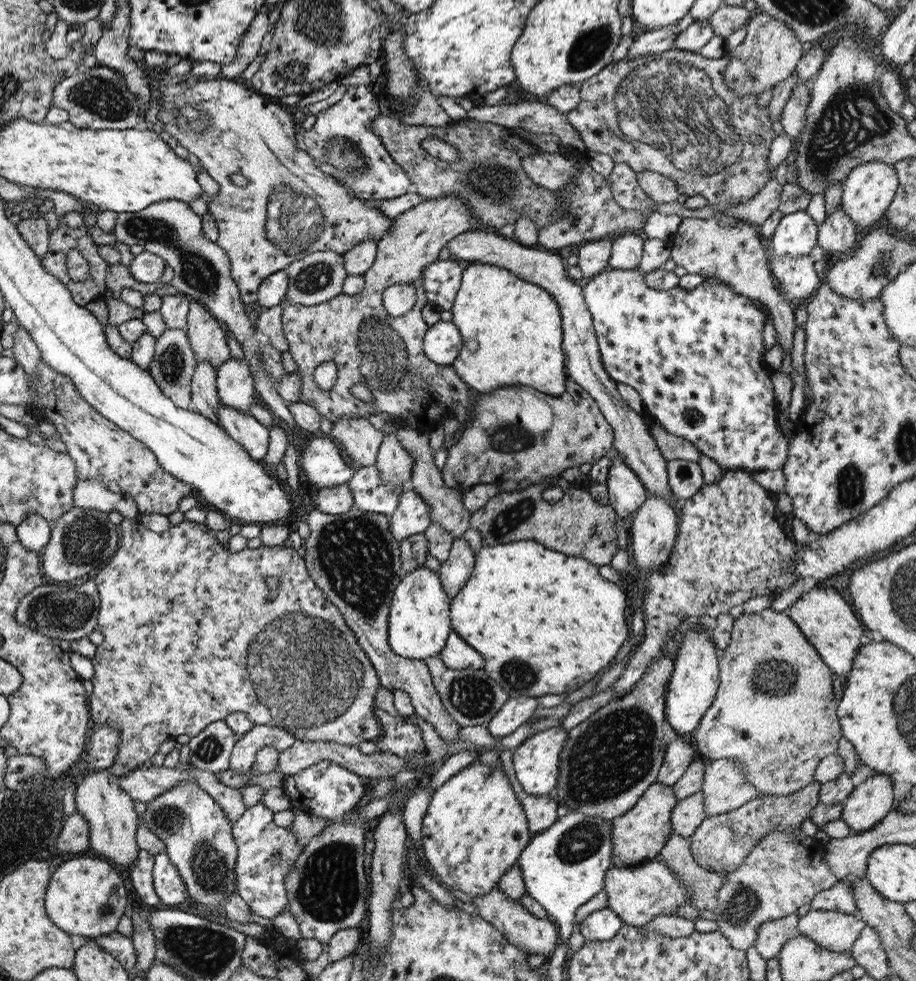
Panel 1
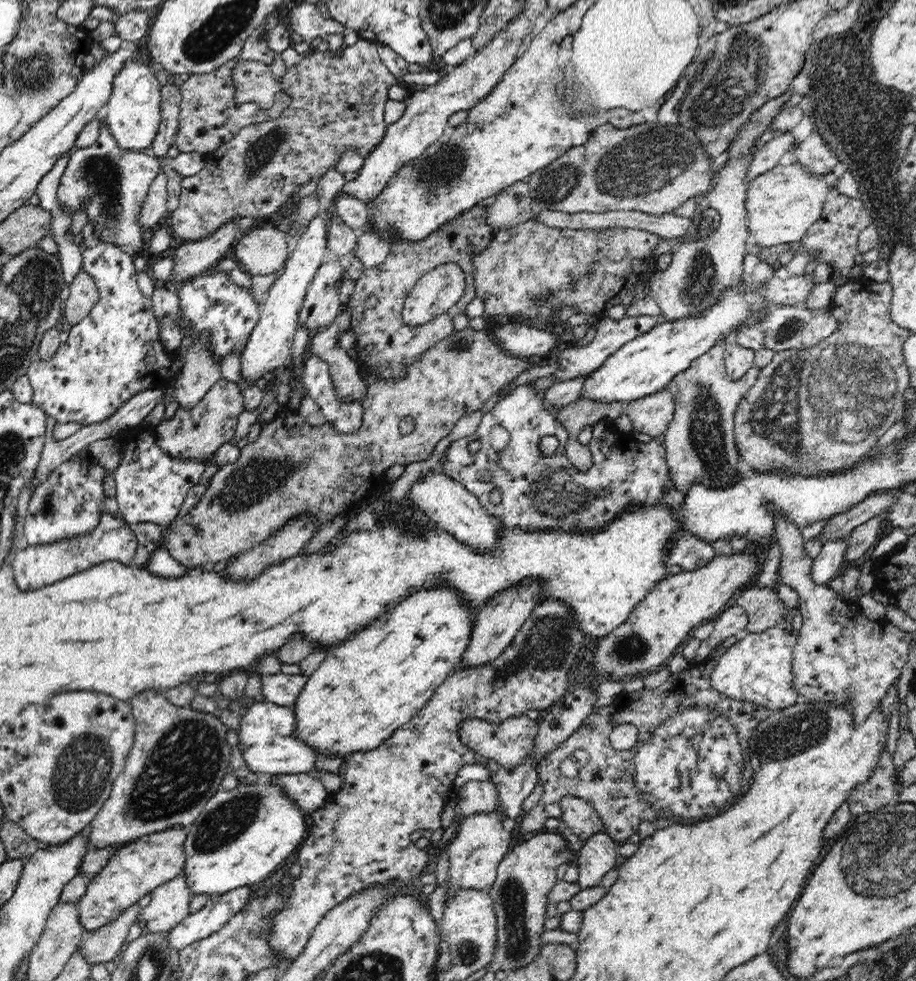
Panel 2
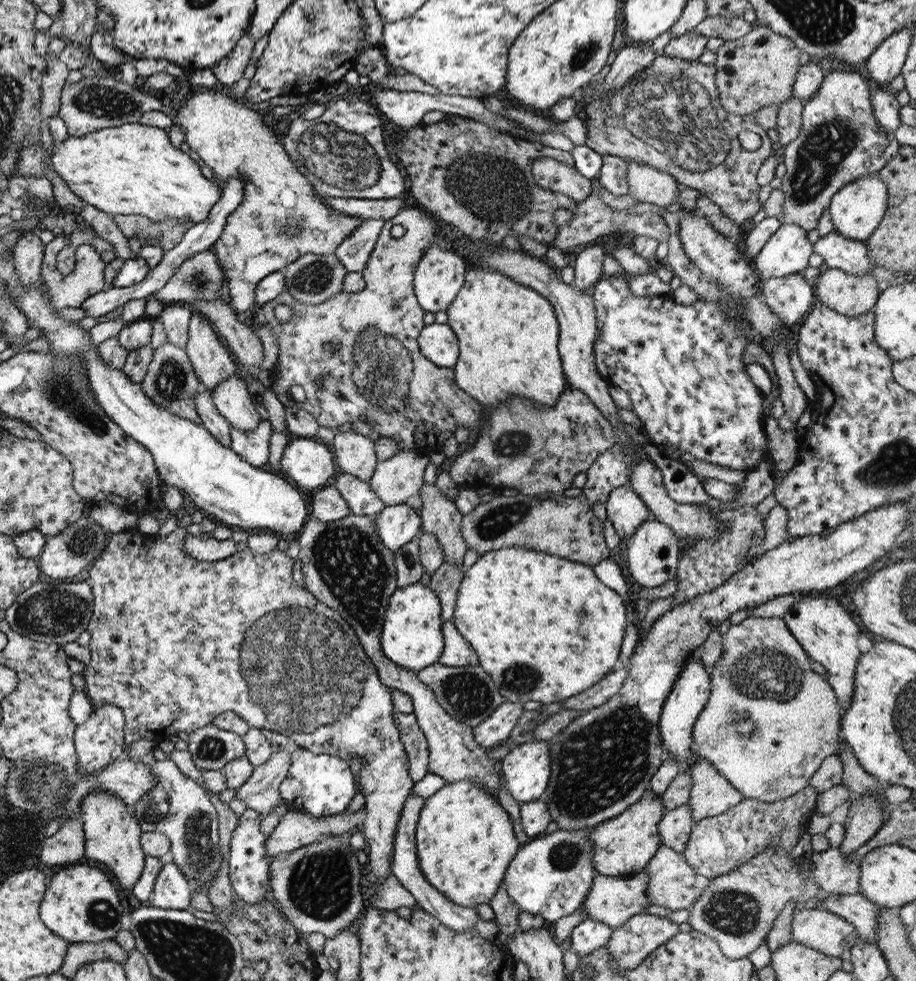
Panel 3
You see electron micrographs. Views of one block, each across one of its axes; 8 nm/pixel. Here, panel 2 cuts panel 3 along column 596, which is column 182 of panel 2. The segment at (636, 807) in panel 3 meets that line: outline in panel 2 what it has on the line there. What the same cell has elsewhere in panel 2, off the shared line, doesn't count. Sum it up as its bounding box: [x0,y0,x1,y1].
[77,825,187,931]

